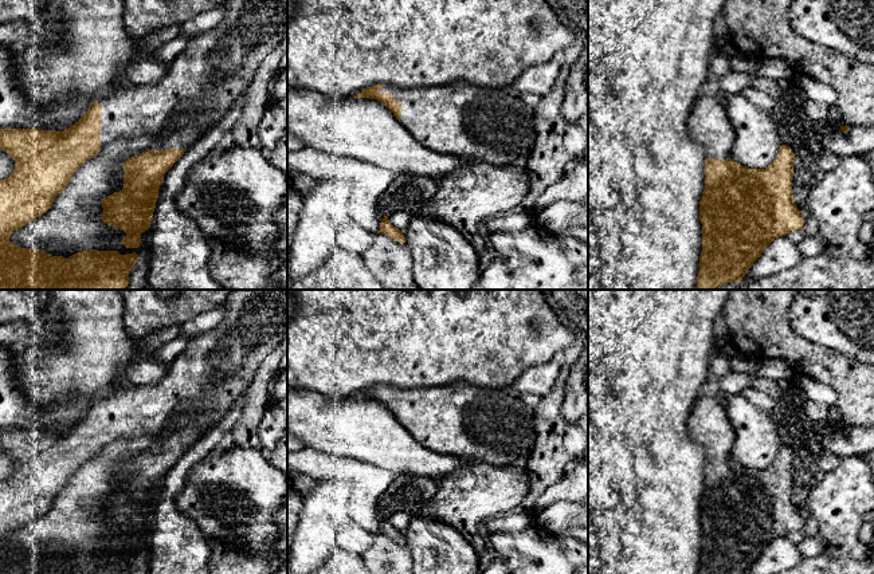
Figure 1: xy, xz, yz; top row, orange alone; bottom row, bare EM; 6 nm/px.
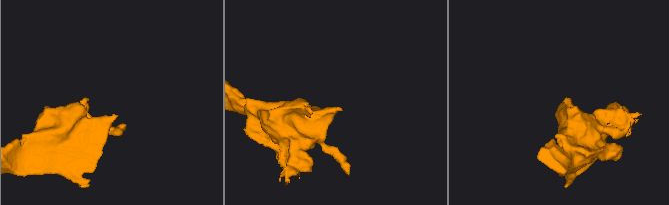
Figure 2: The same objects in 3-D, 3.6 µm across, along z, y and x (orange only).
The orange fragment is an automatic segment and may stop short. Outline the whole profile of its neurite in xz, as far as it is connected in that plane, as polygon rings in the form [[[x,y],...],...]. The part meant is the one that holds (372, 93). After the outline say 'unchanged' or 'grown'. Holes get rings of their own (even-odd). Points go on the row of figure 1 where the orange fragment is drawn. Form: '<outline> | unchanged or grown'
[[[465,80],[409,90],[376,84],[353,98],[380,101],[416,141],[431,150],[471,162],[528,169],[536,138],[534,109],[526,106],[510,89],[483,89]]] | grown

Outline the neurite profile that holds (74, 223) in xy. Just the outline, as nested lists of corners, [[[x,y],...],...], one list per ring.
[[[142,135],[110,142],[74,173],[46,213],[15,231],[9,241],[66,259],[89,249],[118,251],[121,255],[136,252],[137,260],[145,259],[148,231],[141,233],[138,248],[126,248],[121,244],[126,233],[102,221],[101,201],[122,190],[122,164],[152,150],[154,141],[150,135]]]

